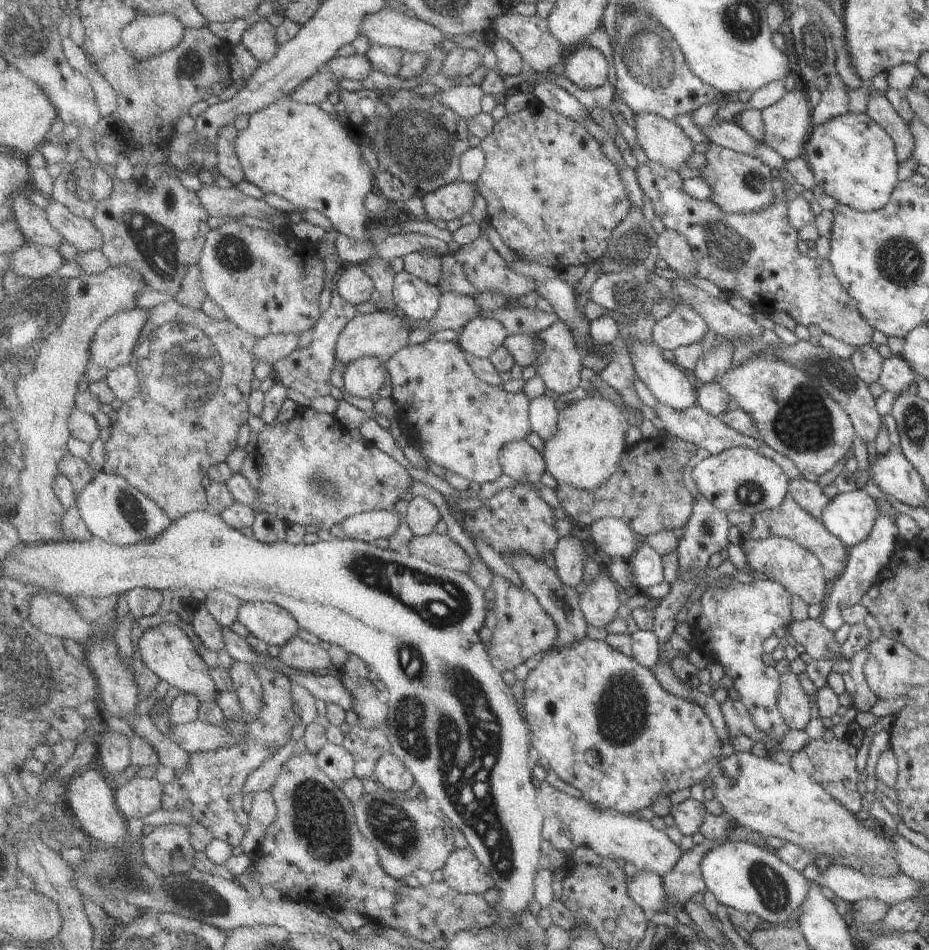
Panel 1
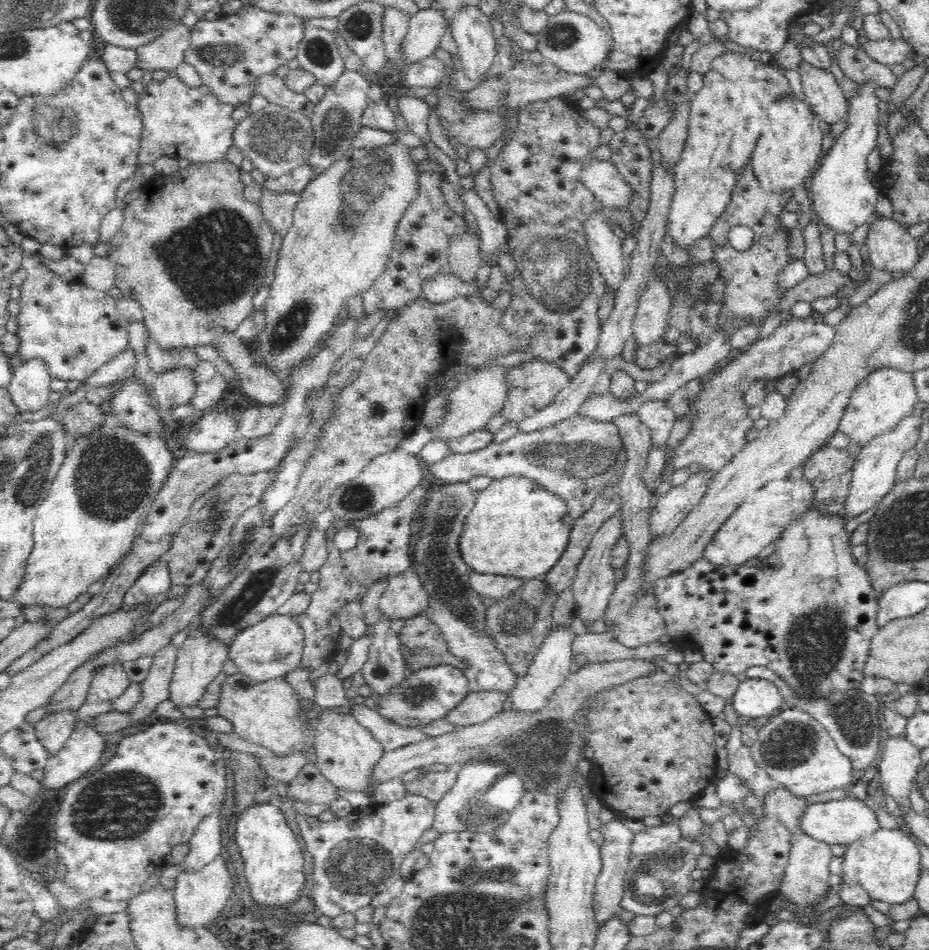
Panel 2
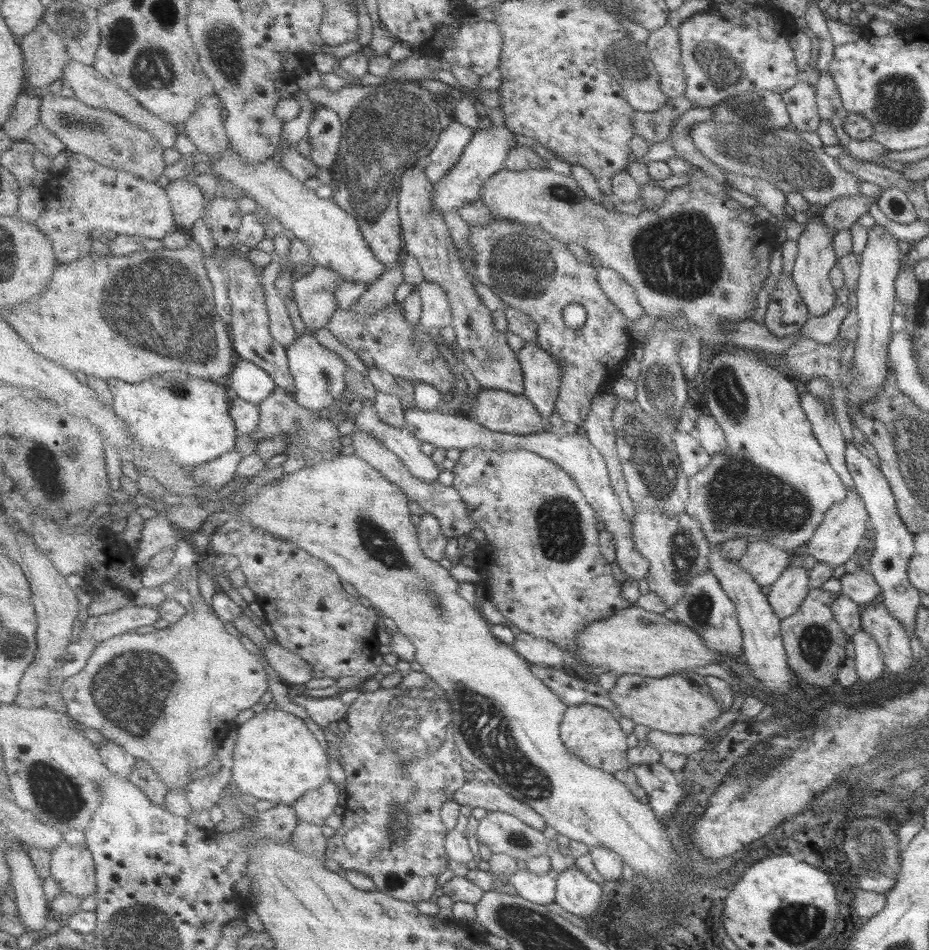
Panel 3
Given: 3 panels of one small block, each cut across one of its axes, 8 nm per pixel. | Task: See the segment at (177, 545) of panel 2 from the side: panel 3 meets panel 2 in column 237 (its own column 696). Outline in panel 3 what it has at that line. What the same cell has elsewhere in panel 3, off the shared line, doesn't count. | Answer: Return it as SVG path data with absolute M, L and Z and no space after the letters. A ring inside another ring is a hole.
M734 346L707 353L701 372L706 386L705 411L722 428L727 445L724 450L711 455L711 464L691 478L688 513L700 526L705 542L710 546L741 538L748 545L765 541L792 555L796 548L810 542L823 522L826 510L844 502L847 492L812 434L810 421L800 404L799 382L777 364L775 357L749 347Z

